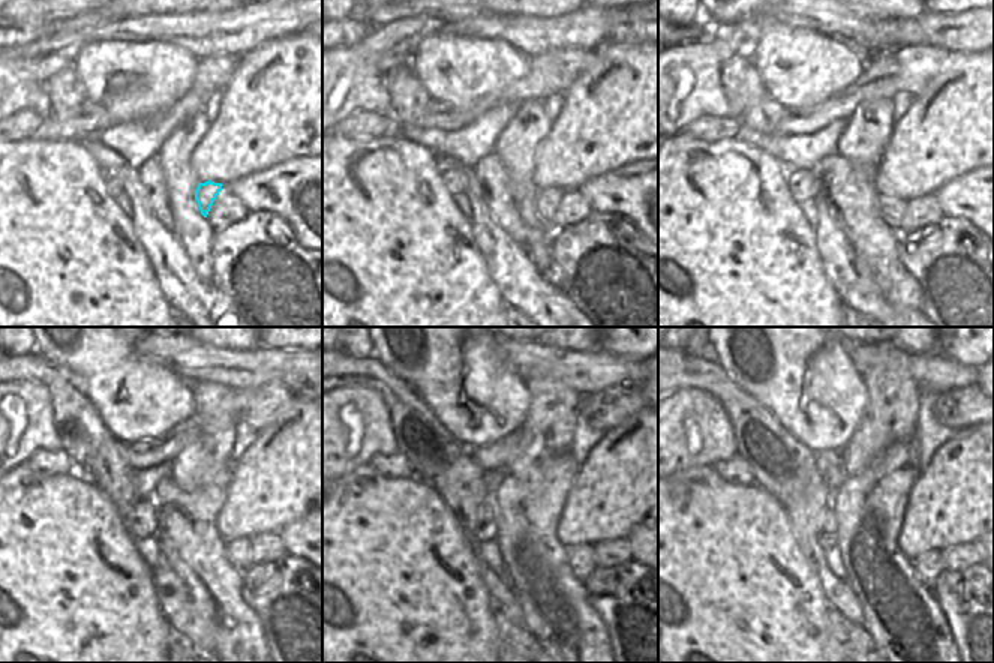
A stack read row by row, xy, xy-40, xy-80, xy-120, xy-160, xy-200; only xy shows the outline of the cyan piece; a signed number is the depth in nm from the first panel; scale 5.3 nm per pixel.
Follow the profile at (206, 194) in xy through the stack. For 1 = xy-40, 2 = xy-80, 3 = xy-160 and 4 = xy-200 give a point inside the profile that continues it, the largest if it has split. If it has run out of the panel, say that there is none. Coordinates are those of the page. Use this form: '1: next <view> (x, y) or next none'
1: next xy-40 (547, 200)
2: next xy-80 (892, 209)
3: next xy-160 (582, 560)
4: next xy-200 (928, 566)

